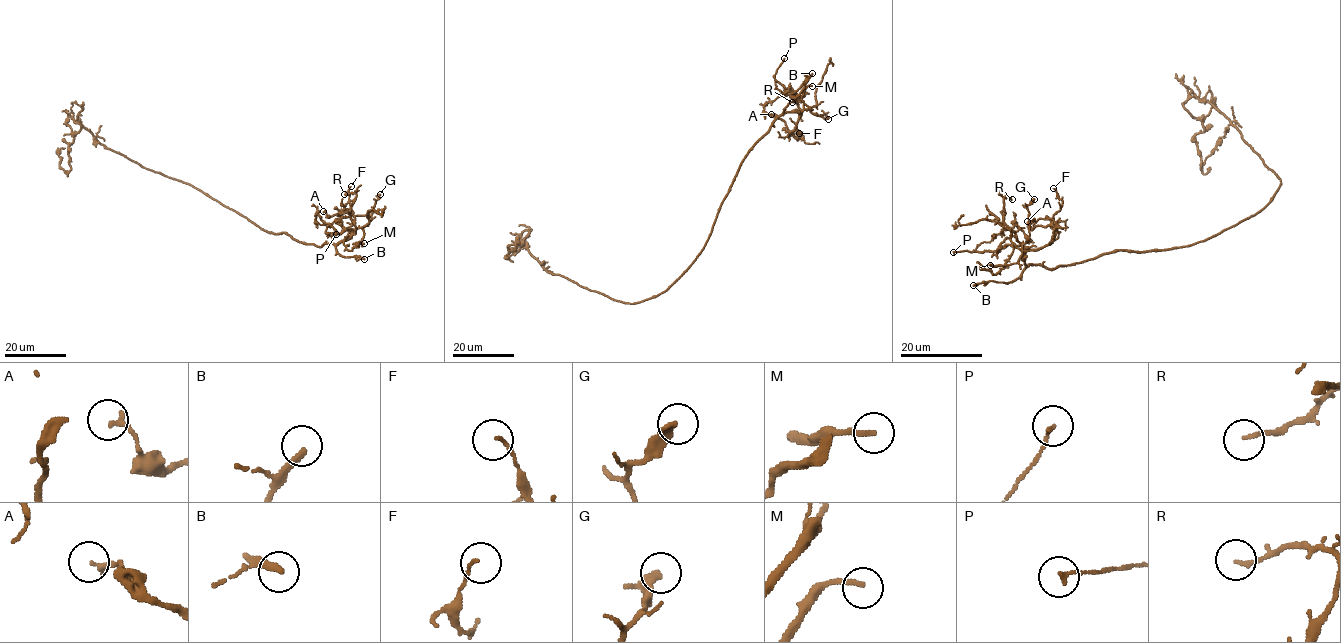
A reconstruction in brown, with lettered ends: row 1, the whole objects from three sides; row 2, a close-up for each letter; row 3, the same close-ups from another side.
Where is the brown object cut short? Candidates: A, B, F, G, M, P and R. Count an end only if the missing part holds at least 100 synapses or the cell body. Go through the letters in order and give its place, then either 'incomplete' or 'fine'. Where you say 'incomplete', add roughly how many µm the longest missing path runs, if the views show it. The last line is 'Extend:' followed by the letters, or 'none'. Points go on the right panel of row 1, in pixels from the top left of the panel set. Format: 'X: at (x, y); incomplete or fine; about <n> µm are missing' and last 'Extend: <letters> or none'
A: at (1027, 221); fine
B: at (973, 285); incomplete; about 70 µm are missing
F: at (1053, 188); fine
G: at (1034, 199); fine
M: at (990, 265); fine
P: at (953, 252); fine
R: at (1012, 199); fine
Extend: B

